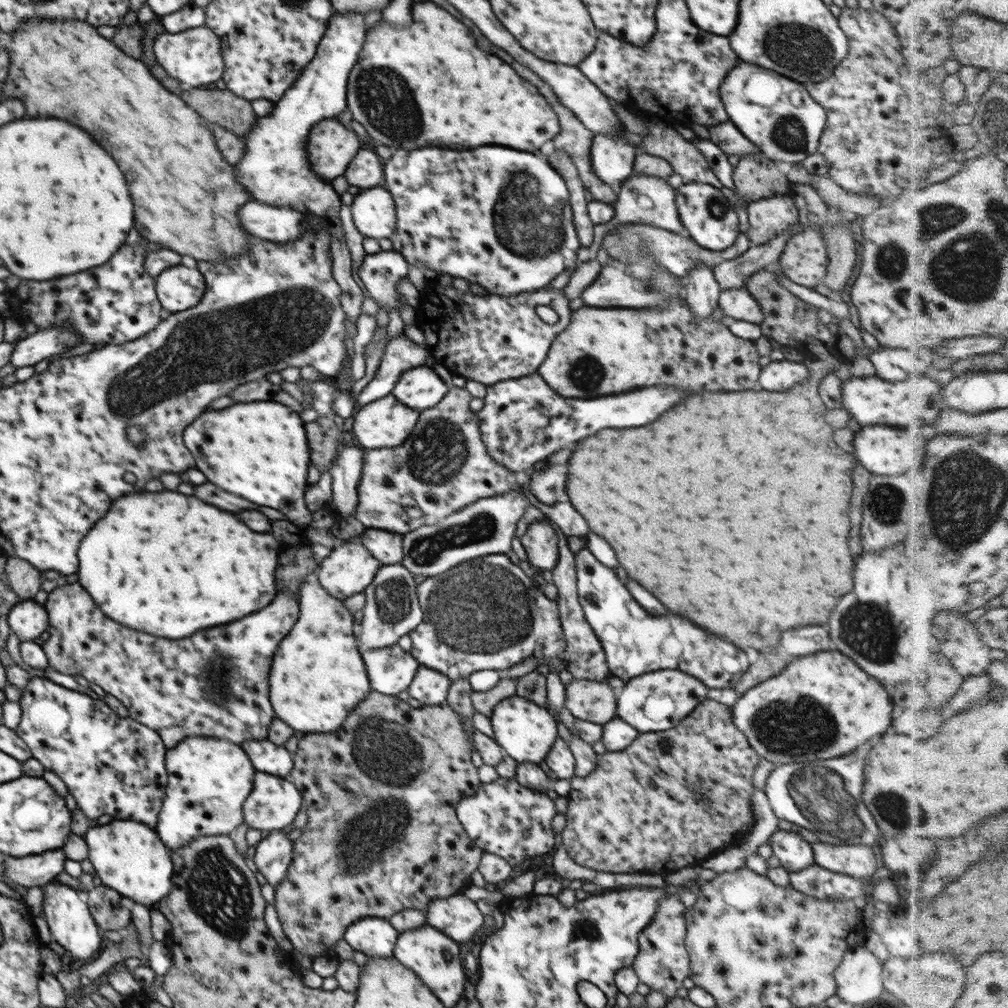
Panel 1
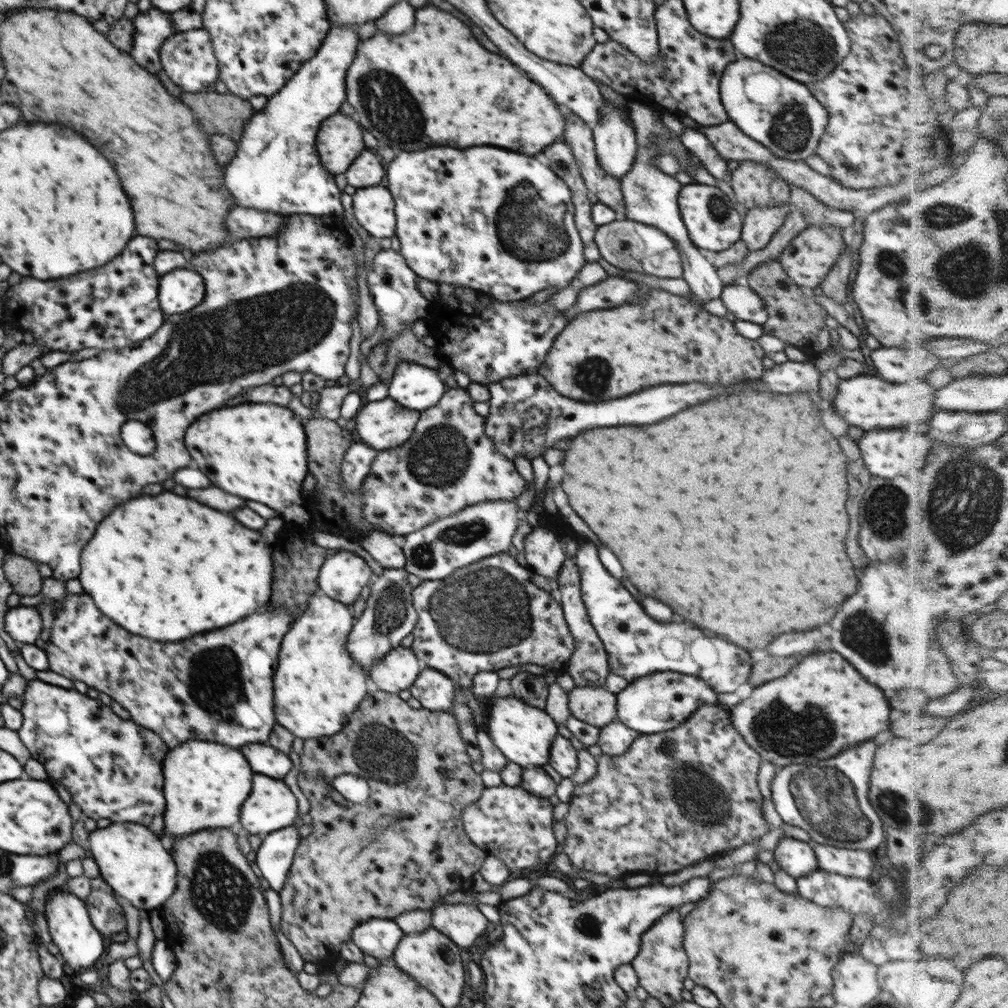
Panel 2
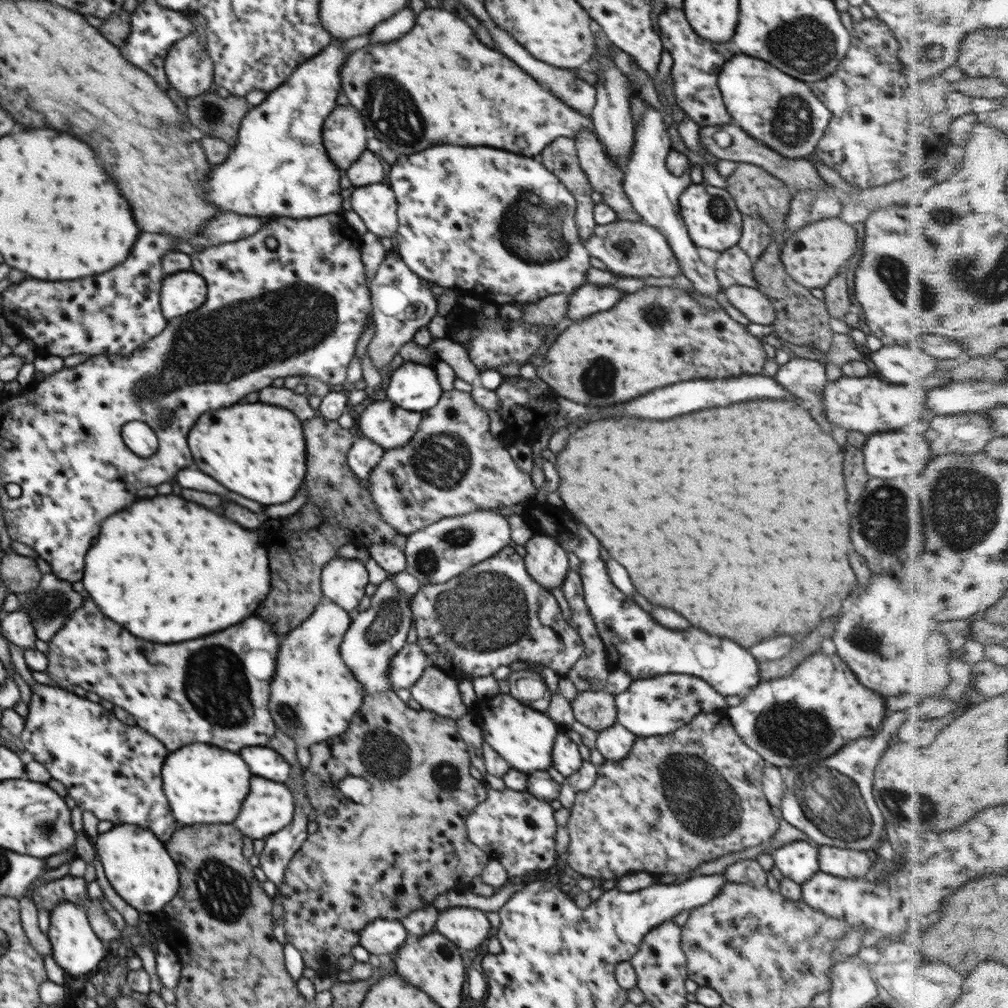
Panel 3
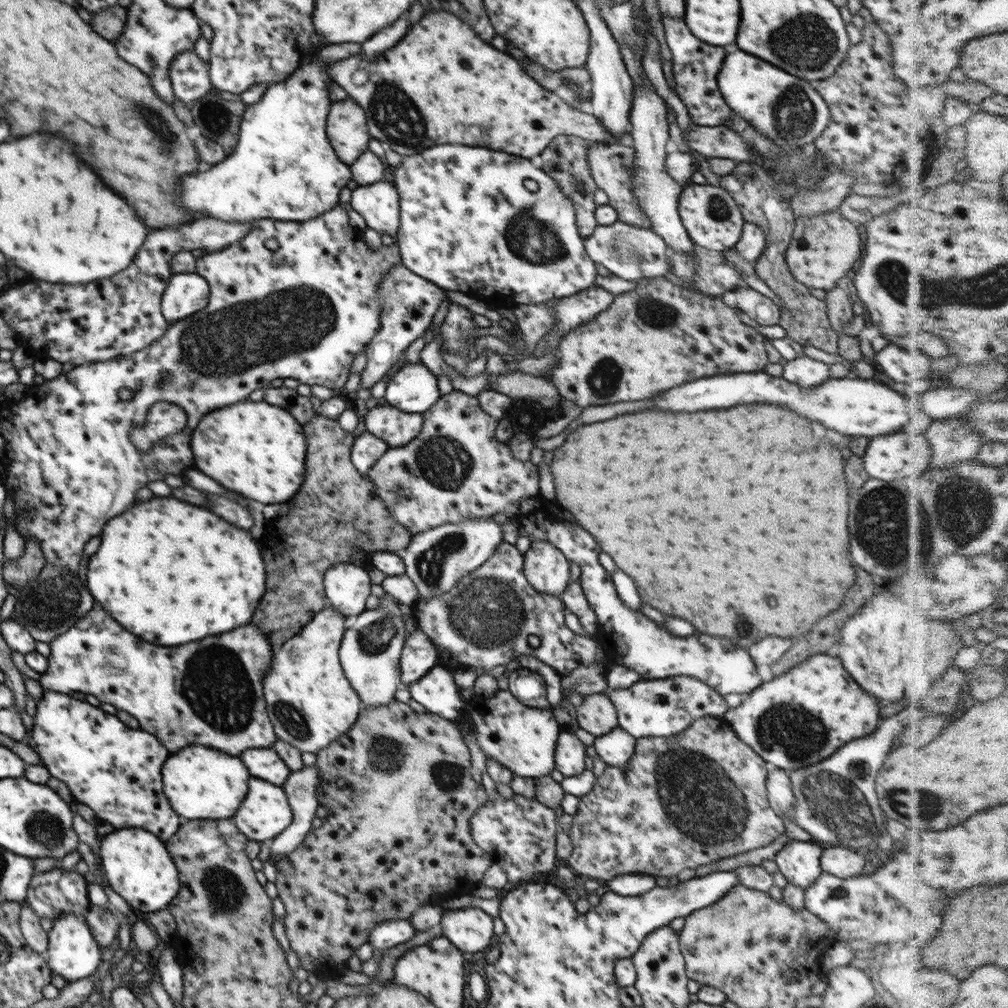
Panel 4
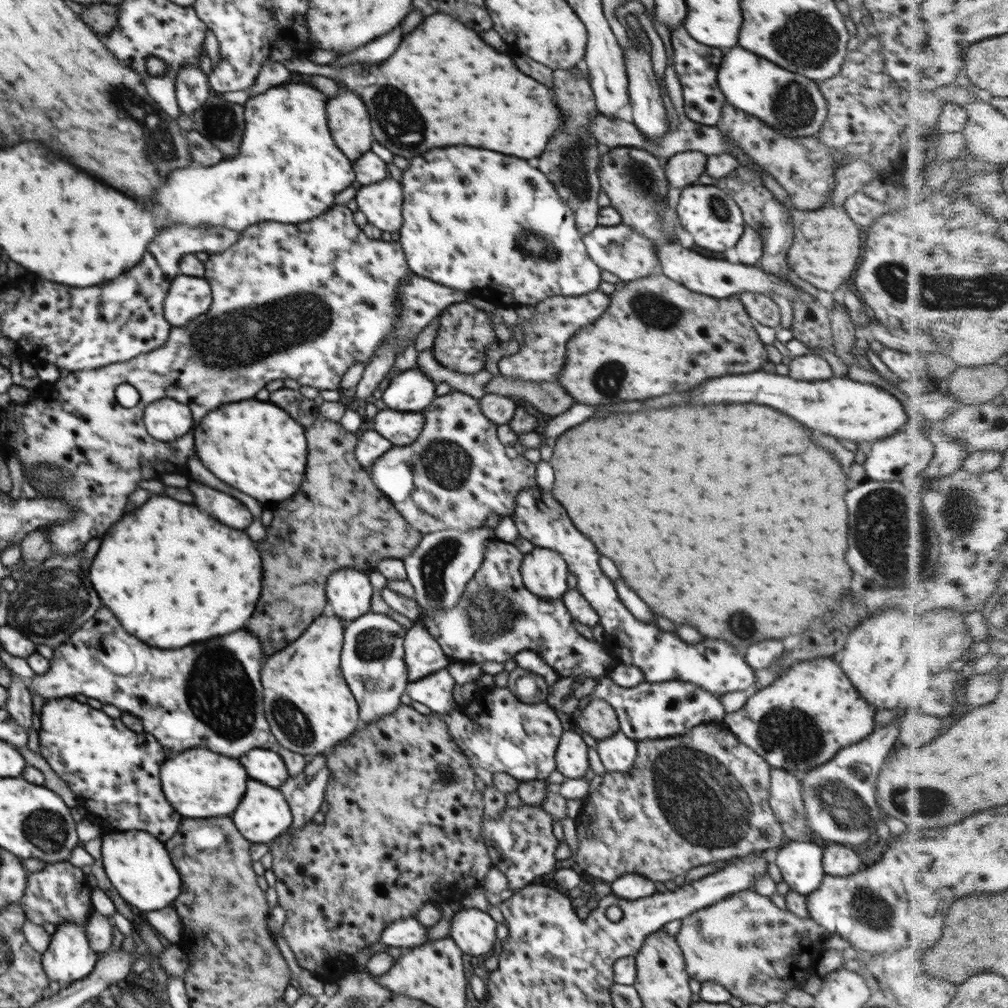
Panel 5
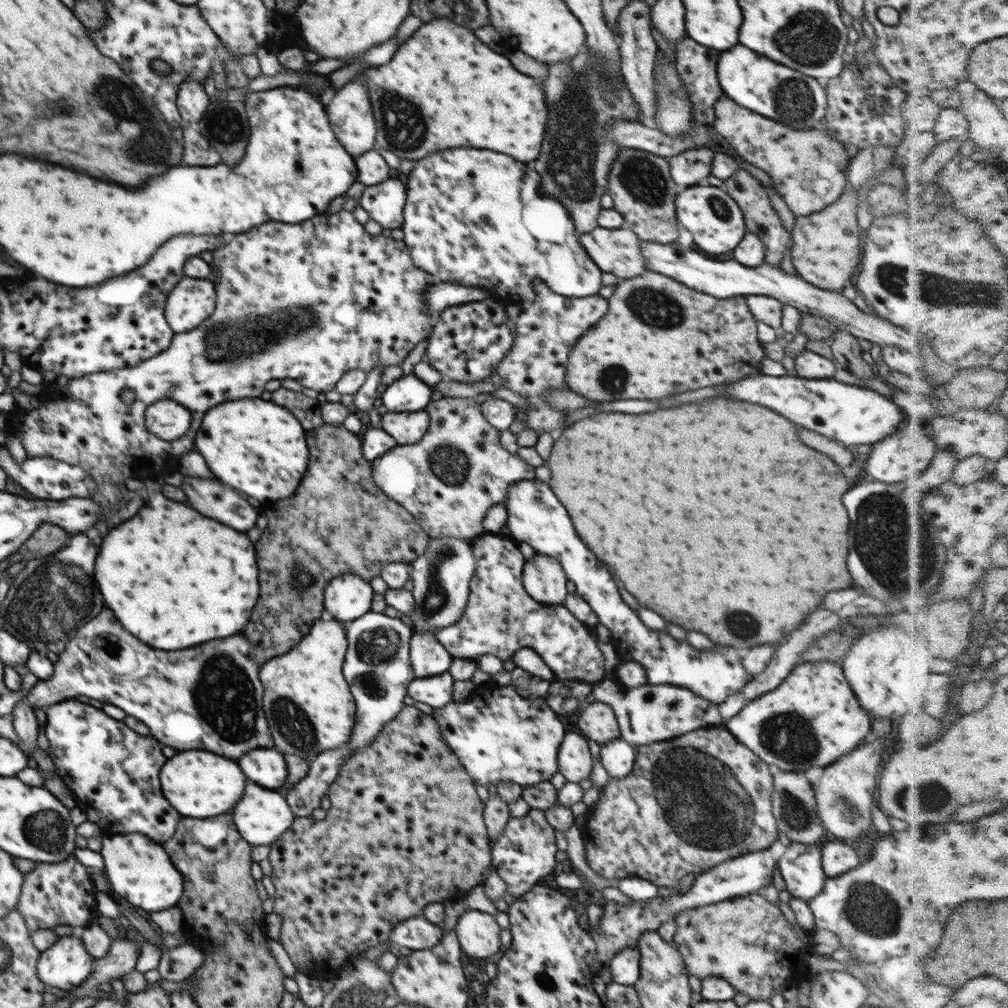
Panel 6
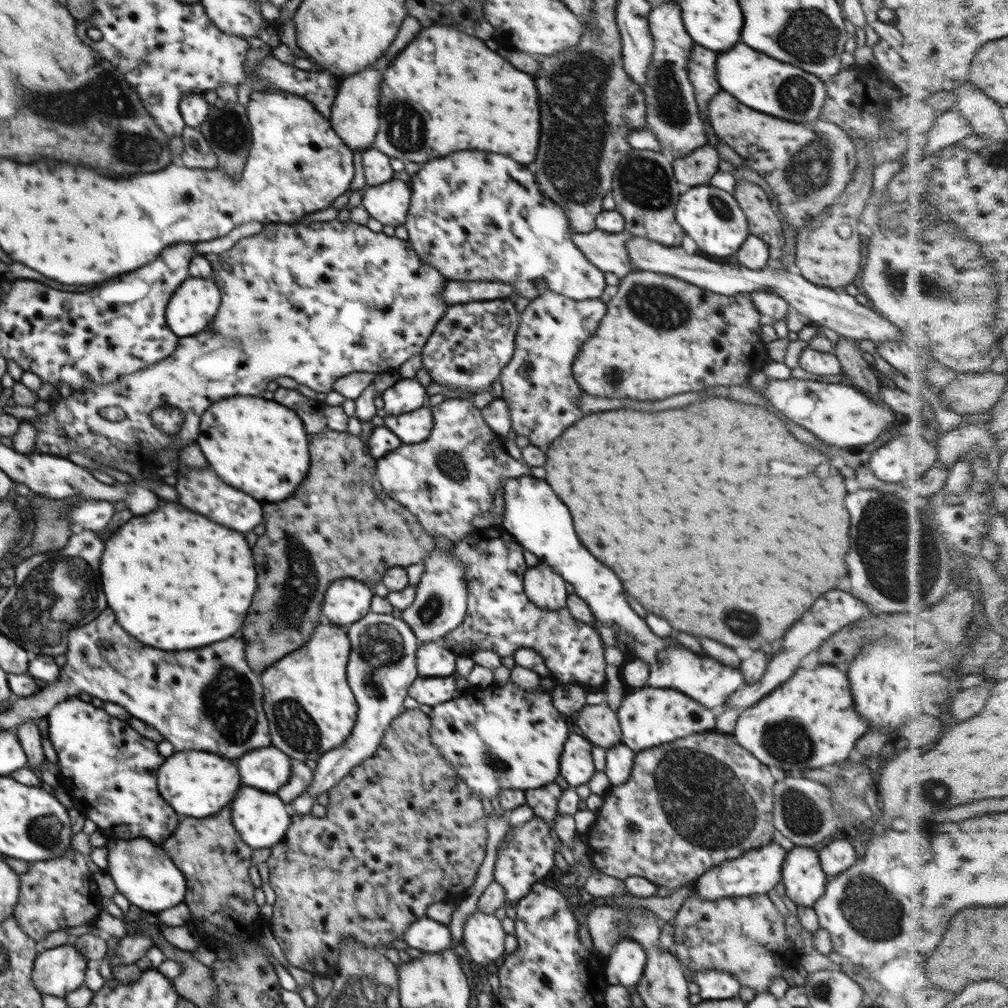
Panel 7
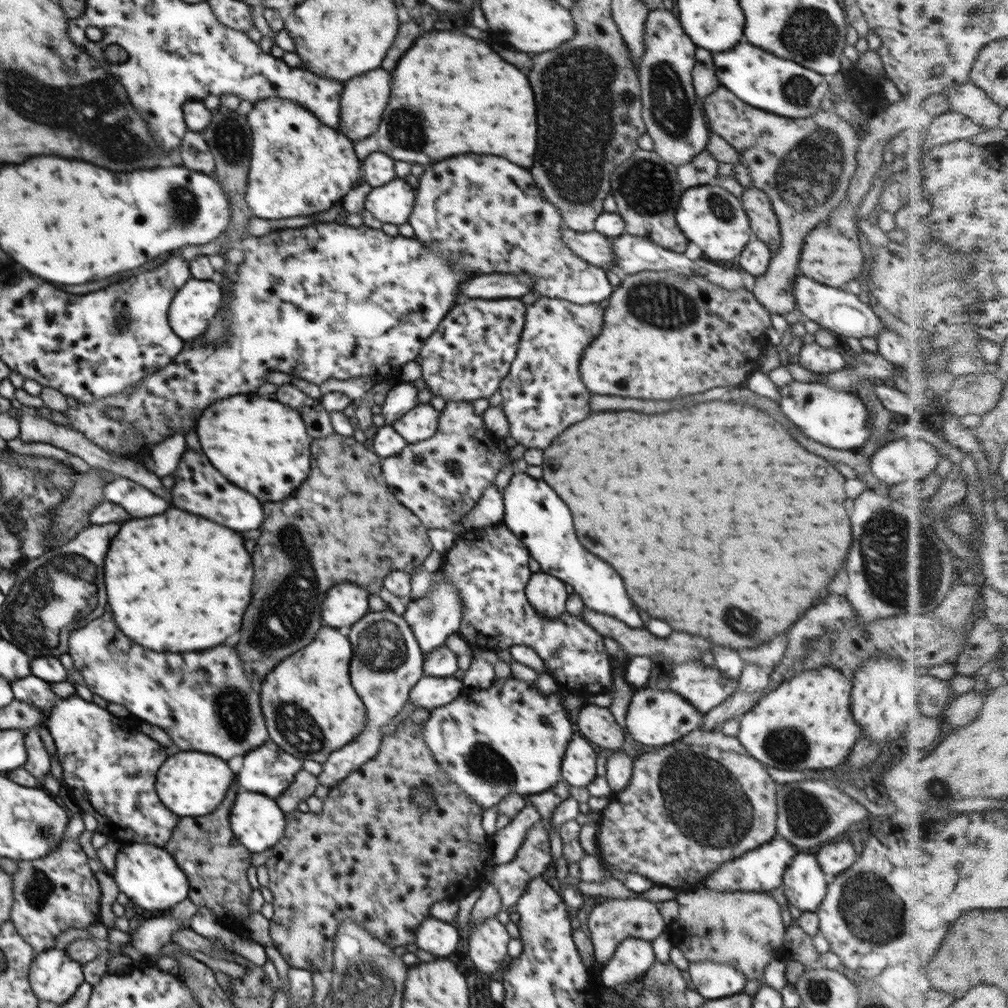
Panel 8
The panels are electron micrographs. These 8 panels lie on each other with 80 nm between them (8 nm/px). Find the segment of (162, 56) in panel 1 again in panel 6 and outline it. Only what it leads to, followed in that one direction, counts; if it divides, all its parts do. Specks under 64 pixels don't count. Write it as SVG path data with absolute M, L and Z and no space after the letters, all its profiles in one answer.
M191 76L181 84L177 95L176 105L184 124L199 122L205 115L210 104L210 98L204 91L204 87Z

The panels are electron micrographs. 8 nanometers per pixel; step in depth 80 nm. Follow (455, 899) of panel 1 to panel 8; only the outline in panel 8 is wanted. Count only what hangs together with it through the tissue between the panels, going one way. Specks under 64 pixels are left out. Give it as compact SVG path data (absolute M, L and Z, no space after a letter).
M496 916L476 923L468 934L470 960L478 970L498 977L508 958L510 938L505 925Z

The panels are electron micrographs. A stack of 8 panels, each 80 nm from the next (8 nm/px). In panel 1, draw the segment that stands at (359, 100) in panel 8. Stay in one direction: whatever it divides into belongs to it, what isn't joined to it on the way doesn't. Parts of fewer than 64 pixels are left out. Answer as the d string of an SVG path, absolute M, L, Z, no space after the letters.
M337 117L317 122L312 127L307 140L307 157L313 169L325 181L332 181L337 176L342 176L360 149L357 133L354 129L347 129Z

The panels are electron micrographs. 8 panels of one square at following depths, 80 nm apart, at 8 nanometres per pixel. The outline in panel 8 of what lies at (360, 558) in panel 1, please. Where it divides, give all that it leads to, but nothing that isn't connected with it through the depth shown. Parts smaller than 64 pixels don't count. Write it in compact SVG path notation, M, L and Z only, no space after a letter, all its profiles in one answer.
M354 583L335 585L326 593L321 610L323 625L332 628L351 627L369 613L370 593Z

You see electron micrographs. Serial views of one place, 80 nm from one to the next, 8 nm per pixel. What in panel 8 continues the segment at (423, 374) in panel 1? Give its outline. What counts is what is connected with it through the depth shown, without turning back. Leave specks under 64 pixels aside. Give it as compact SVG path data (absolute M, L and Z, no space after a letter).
M401 382L393 386L386 395L381 406L381 415L386 425L392 425L399 418L402 418L409 410L421 404L418 401L418 390L412 382Z

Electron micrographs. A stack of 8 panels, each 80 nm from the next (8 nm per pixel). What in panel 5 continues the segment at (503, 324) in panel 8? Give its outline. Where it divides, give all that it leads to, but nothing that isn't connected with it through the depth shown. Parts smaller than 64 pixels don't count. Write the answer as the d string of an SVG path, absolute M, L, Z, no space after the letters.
M469 301L457 302L441 312L433 355L440 364L454 372L476 374L485 368L486 350L493 348L496 341L500 342L494 333L490 313L474 307Z

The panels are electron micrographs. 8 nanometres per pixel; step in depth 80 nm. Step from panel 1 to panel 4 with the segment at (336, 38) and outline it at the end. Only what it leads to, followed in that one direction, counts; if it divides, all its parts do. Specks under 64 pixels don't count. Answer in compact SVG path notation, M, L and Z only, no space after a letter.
M306 60L286 80L270 85L264 96L256 104L246 106L241 117L239 141L236 143L235 149L222 162L212 165L208 170L208 174L206 172L196 172L192 176L182 176L180 184L178 184L178 200L184 204L184 208L198 216L198 218L217 218L224 222L252 222L257 219L268 218L272 218L274 221L302 222L319 217L338 205L340 203L340 198L338 197L340 190L346 187L346 184L353 178L350 165L338 158L327 137L327 114L329 113L330 106L332 106L328 85L330 82L333 82L333 78L327 73L327 66L332 64L333 62Z

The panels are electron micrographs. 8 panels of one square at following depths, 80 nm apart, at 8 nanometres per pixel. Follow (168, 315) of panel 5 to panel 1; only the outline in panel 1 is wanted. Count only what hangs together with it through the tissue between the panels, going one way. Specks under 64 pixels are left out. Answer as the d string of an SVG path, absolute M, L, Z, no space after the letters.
M178 264L155 278L155 289L165 313L178 313L201 301L205 293L205 278L196 267Z

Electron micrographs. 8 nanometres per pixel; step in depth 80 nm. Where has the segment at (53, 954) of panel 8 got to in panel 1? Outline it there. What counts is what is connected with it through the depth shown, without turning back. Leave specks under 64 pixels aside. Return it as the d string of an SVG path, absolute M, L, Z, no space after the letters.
M51 881L44 887L43 896L44 916L50 927L52 940L68 951L67 960L76 966L96 959L101 952L102 938L88 903L84 901L84 895L69 885Z

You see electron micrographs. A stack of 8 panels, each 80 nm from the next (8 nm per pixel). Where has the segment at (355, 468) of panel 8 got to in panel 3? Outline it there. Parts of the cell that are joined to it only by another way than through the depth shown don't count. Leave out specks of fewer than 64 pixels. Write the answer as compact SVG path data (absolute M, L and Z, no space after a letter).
M312 417L312 420L304 422L304 436L306 436L306 490L308 498L306 504L294 515L282 518L280 528L276 536L268 542L268 558L270 558L270 594L256 610L258 618L264 618L269 622L275 632L285 636L297 626L300 626L323 600L321 590L321 572L325 564L338 557L338 550L344 544L356 544L363 550L370 544L392 544L396 542L399 532L392 525L380 518L380 512L374 506L373 498L369 493L366 482L358 480L350 468L347 457L356 437L348 429L342 428L338 421L331 421L324 417Z

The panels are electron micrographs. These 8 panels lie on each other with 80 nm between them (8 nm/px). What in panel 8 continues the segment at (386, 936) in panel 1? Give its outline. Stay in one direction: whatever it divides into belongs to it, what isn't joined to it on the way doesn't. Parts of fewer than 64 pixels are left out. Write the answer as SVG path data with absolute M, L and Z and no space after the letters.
M430 916L418 927L414 944L436 958L446 958L455 952L460 939L454 923L442 922Z

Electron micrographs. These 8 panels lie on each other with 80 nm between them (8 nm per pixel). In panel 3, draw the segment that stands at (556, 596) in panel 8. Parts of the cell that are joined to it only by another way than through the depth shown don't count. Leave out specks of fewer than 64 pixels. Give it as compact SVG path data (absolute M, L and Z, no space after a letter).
M540 534L533 535L525 548L528 575L544 589L562 587L569 570L567 551L554 538Z

